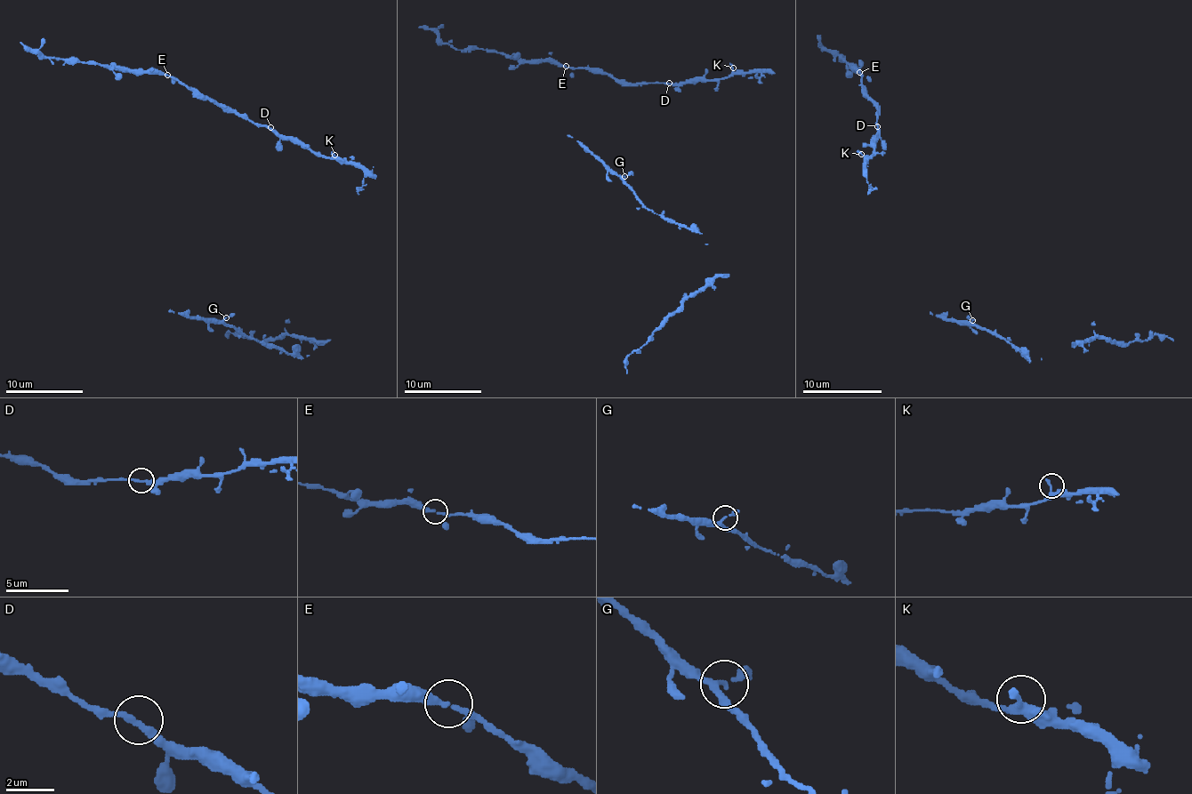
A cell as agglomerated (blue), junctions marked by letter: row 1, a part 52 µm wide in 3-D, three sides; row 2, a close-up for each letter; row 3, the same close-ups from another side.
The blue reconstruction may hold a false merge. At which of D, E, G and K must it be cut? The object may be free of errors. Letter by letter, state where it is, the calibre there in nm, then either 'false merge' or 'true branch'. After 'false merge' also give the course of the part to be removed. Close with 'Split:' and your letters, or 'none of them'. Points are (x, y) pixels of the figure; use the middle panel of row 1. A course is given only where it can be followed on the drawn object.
D: at (669, 83); 280 nm thick; true branch
E: at (566, 66); 280 nm thick; true branch
G: at (624, 176); 260 nm thick; true branch
K: at (733, 68); 280 nm thick; true branch
Split: none of them

